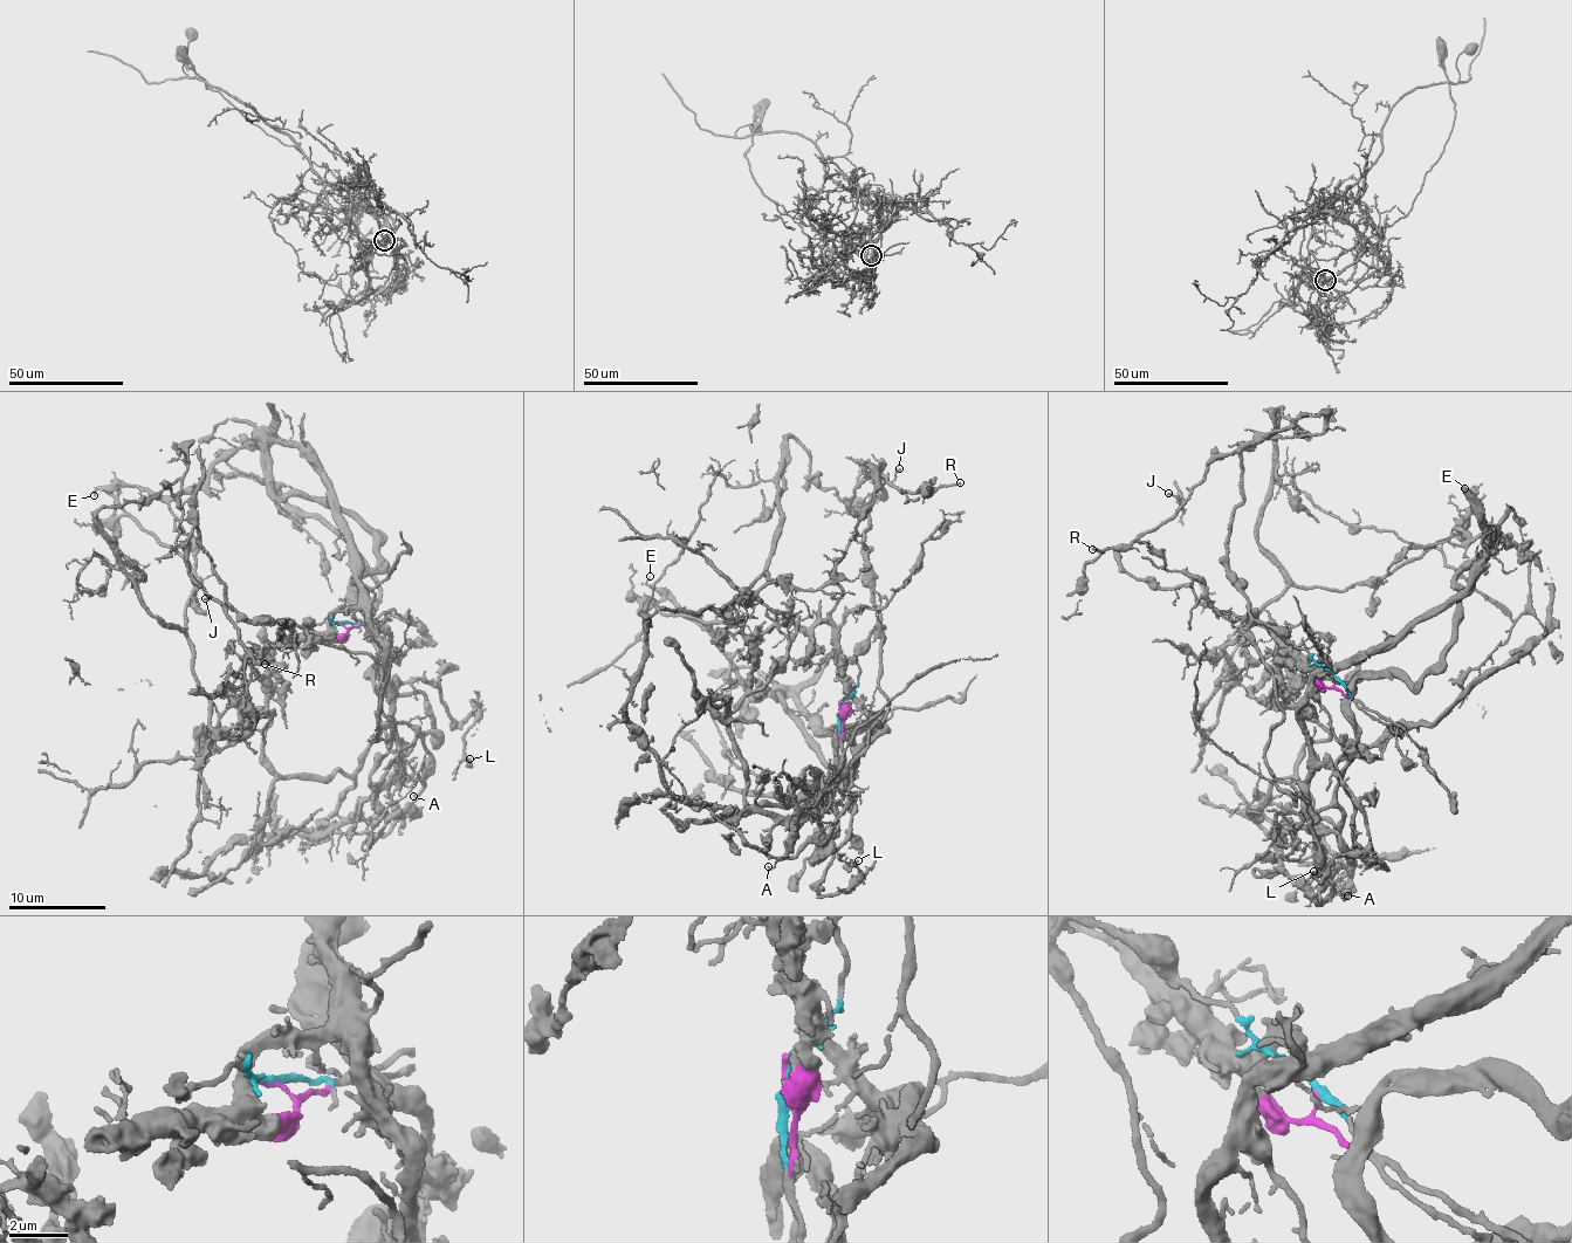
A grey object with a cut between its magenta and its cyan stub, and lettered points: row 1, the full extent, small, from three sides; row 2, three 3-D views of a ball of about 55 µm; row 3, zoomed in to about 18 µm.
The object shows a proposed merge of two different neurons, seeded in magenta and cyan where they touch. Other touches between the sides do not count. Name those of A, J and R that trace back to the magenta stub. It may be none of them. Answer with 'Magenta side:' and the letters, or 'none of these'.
Magenta side: none of these

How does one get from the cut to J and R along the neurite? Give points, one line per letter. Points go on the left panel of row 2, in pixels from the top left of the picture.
J: (336, 624), (262, 624), (226, 599), (197, 527), (186, 546), (189, 569), (206, 598)
R: (336, 624), (262, 624), (226, 599), (197, 527), (186, 546), (191, 576), (226, 604), (255, 661), (266, 664)

